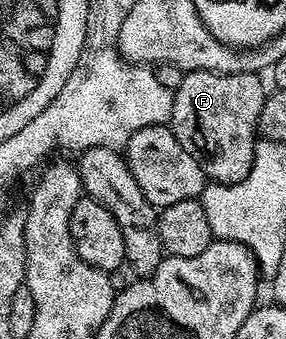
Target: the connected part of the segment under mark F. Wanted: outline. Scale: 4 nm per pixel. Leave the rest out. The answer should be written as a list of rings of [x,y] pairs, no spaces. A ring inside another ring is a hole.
[[[188,72],[181,86],[174,89],[169,127],[177,142],[193,154],[208,181],[236,184],[249,174],[255,161],[261,106],[269,95],[259,79],[254,72]]]

